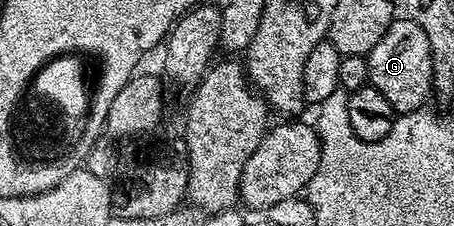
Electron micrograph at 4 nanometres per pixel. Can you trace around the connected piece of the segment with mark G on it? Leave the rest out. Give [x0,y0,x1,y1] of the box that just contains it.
[366,16,434,115]

